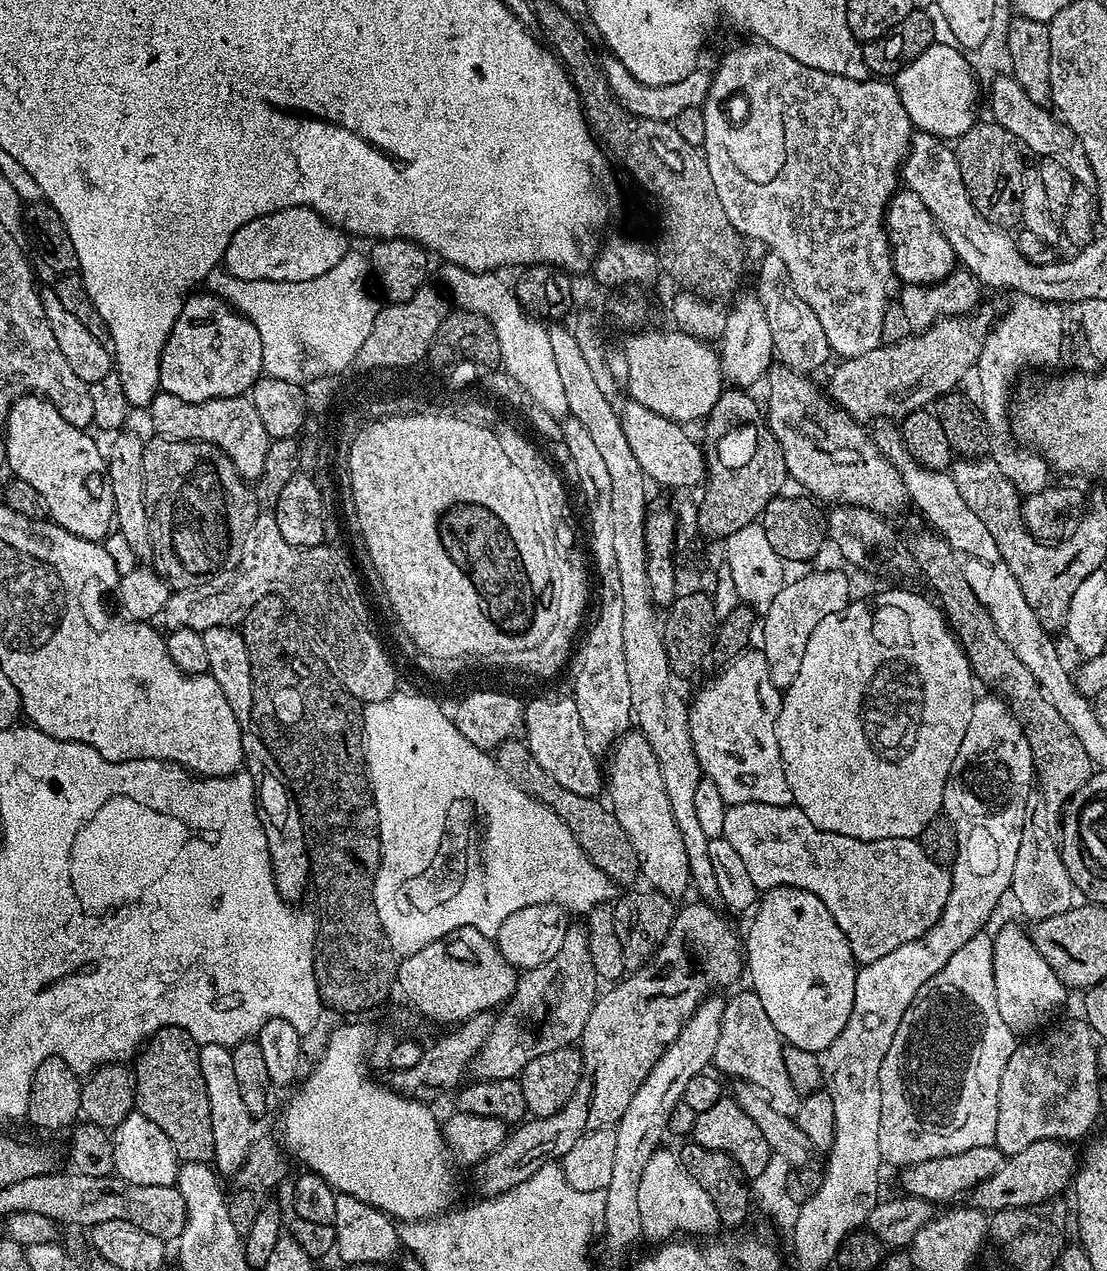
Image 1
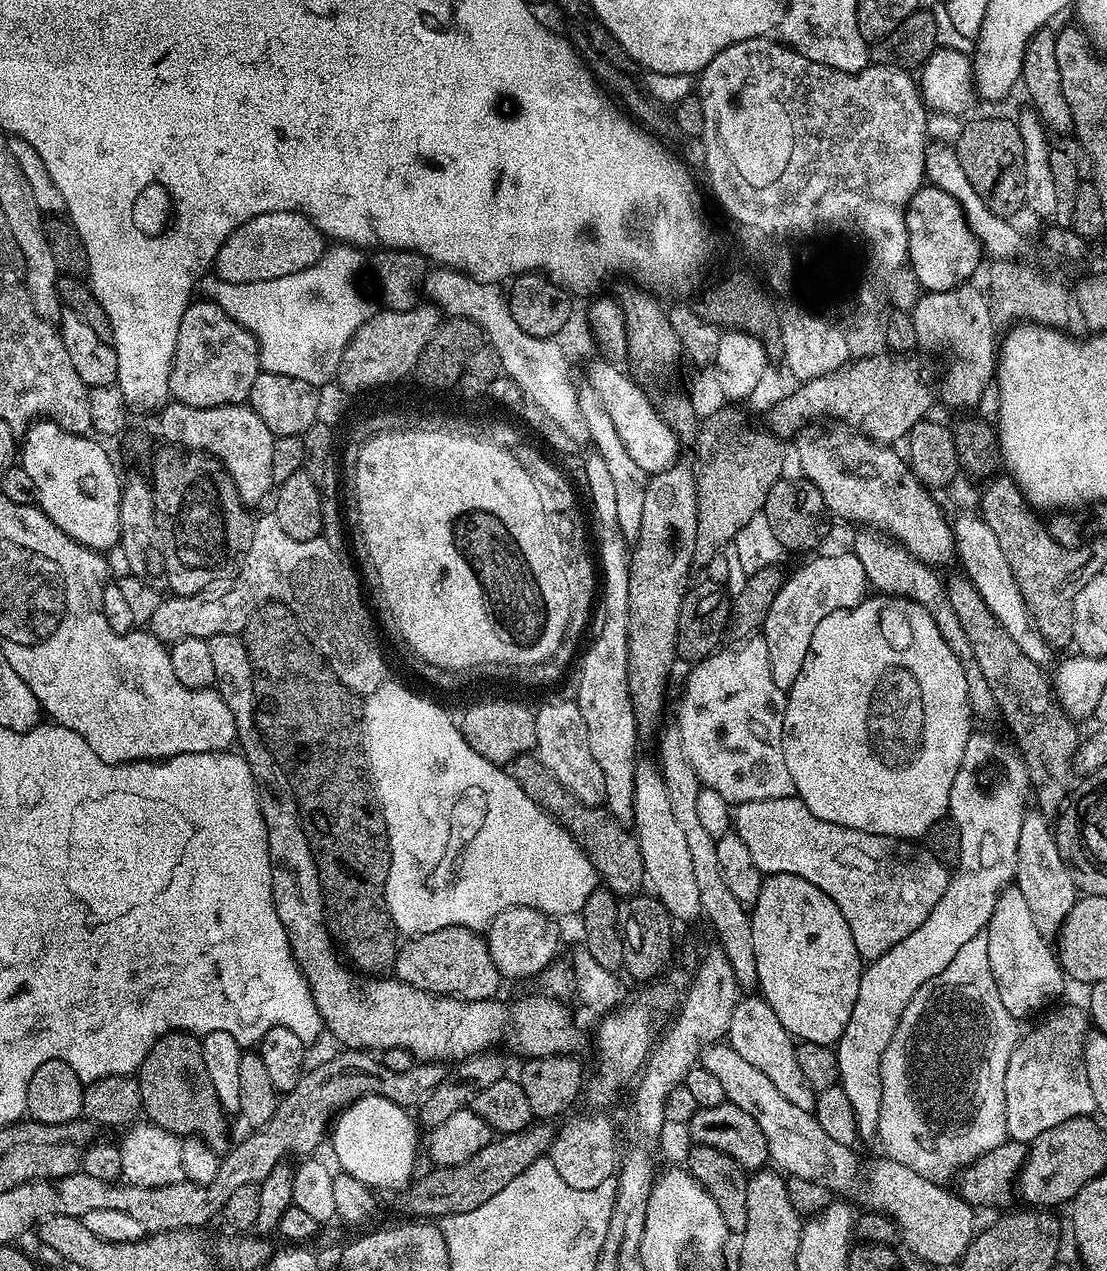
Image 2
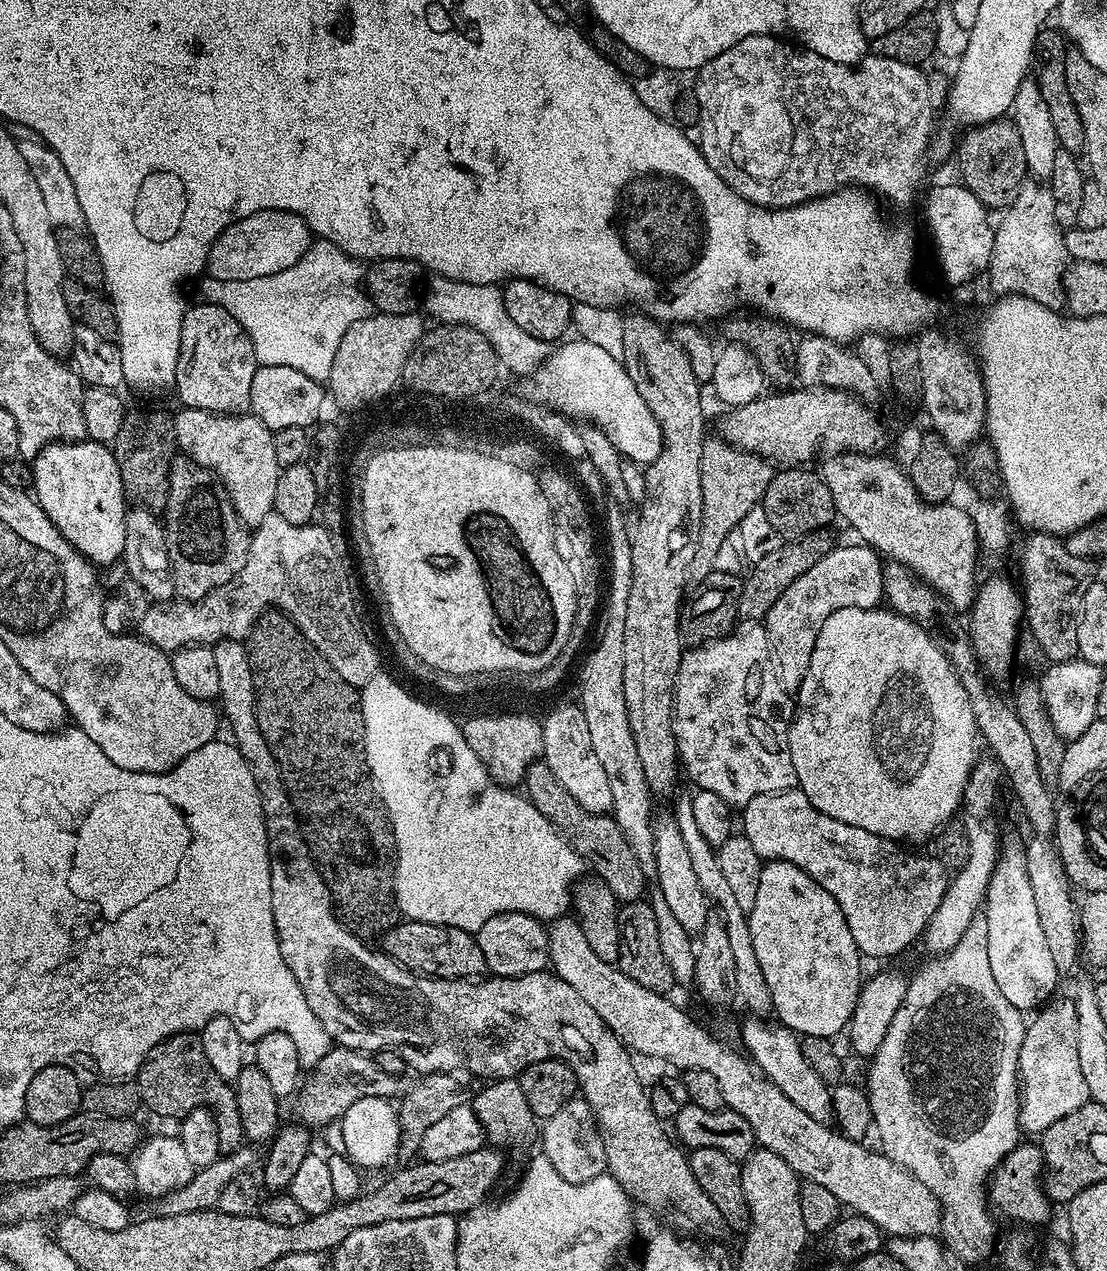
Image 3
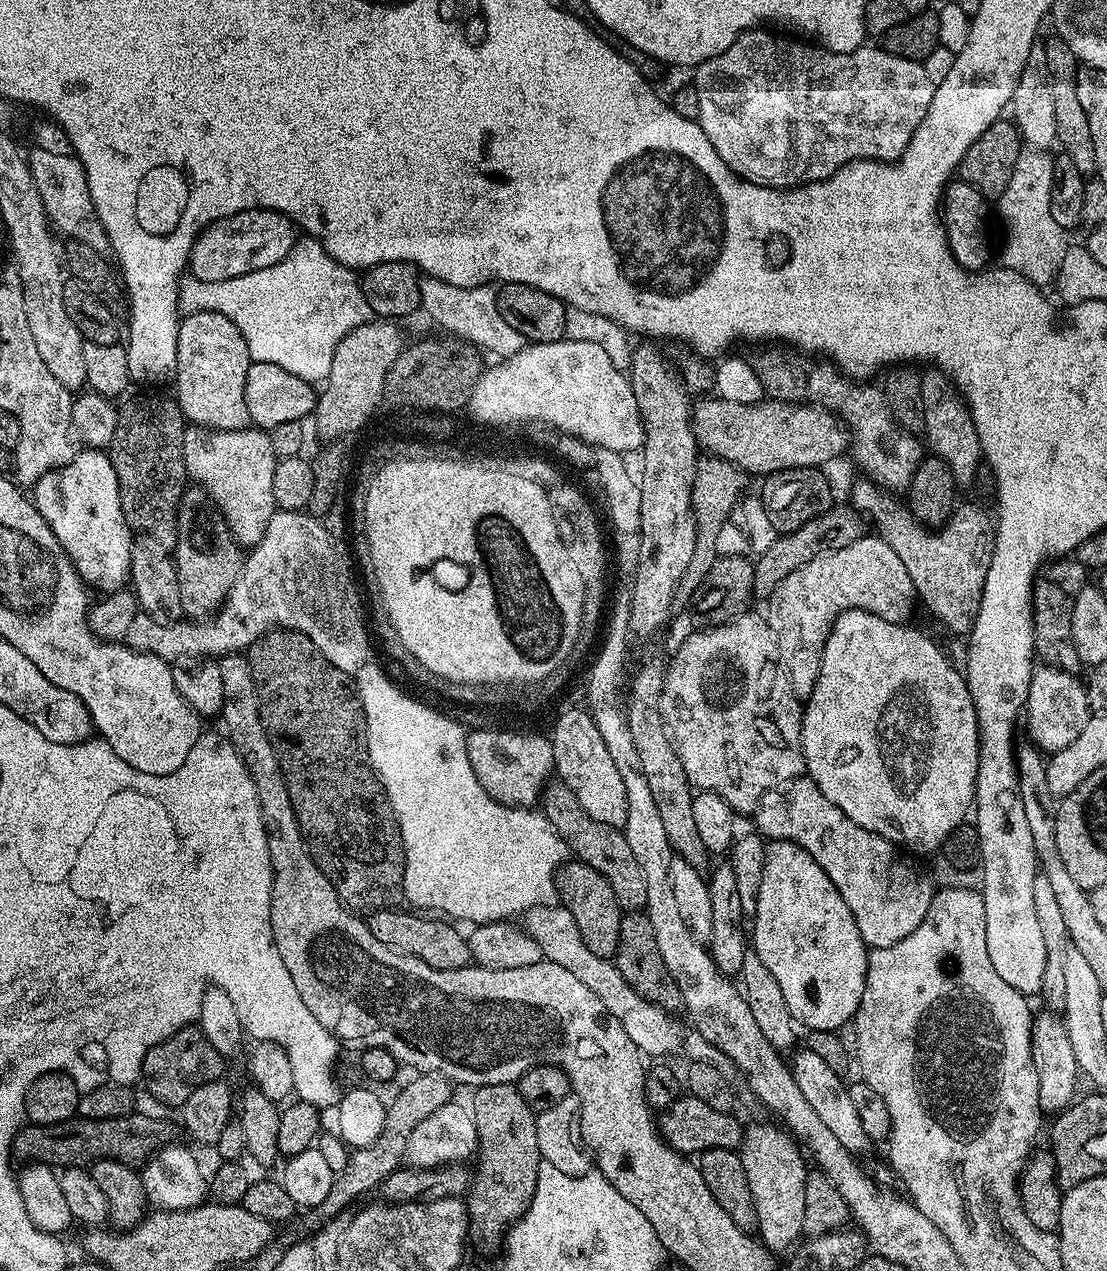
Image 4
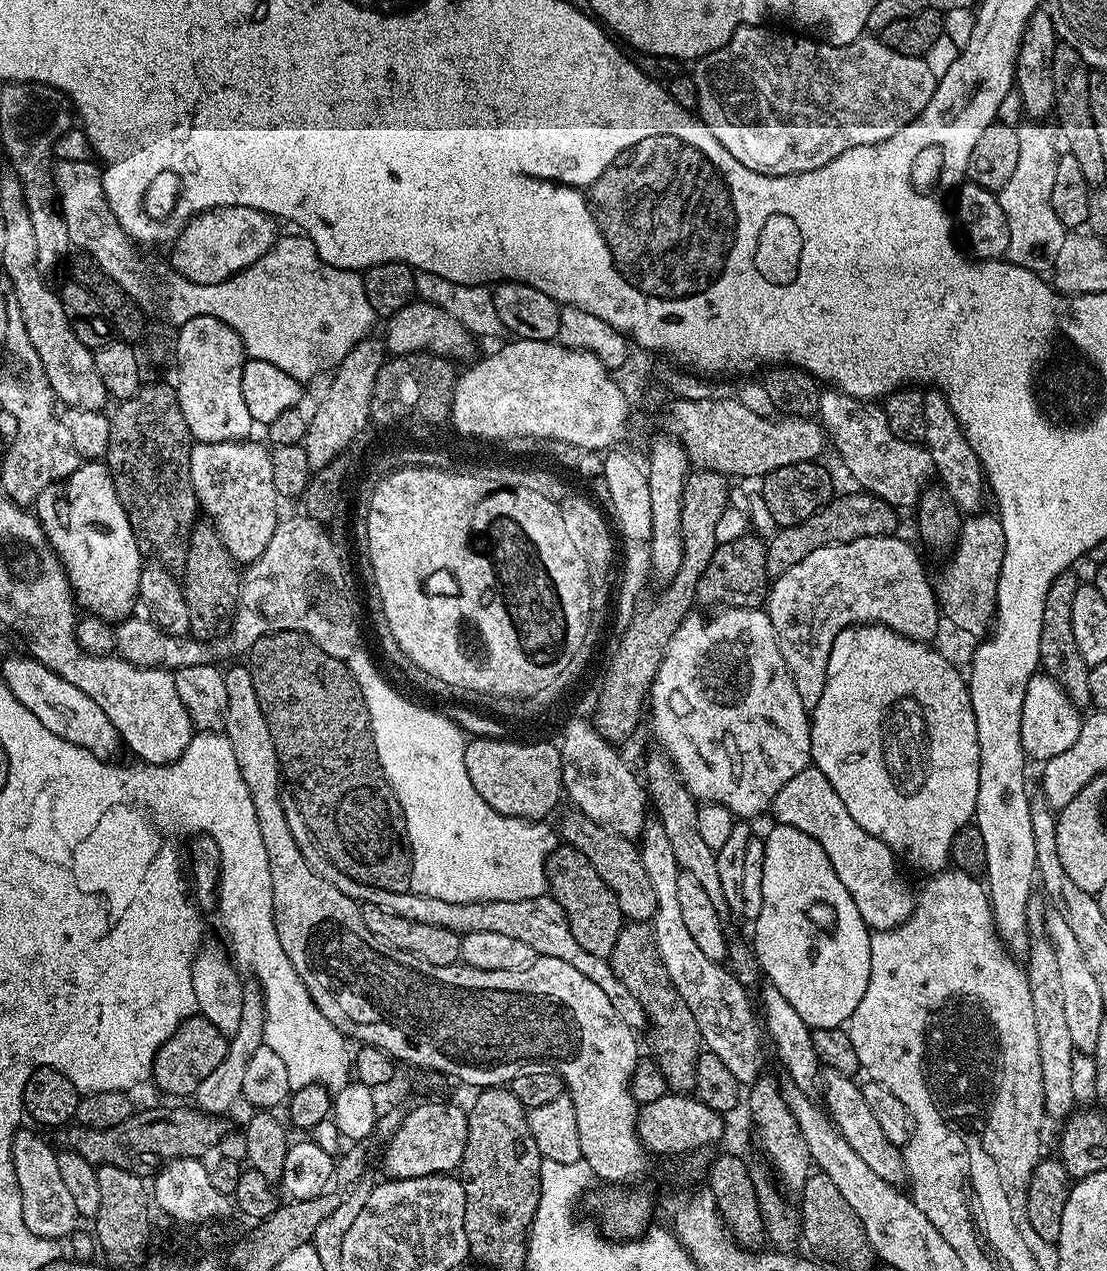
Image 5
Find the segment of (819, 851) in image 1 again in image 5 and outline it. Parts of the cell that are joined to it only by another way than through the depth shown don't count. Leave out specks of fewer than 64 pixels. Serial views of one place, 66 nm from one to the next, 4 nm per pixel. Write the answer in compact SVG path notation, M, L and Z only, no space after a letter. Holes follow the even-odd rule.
M809 766L802 770L802 774L794 774L794 778L790 778L772 799L770 812L776 815L776 824L794 826L794 830L810 834L810 838L826 850L834 874L838 874L842 886L850 890L850 898L854 898L854 906L858 906L858 914L862 914L869 929L889 932L910 918L916 909L916 896L900 873L896 853L888 849L886 842L874 838L874 834L866 834L866 830L854 822L850 810L846 810L846 802L838 798L838 790L830 786L830 778L826 778L822 770Z

